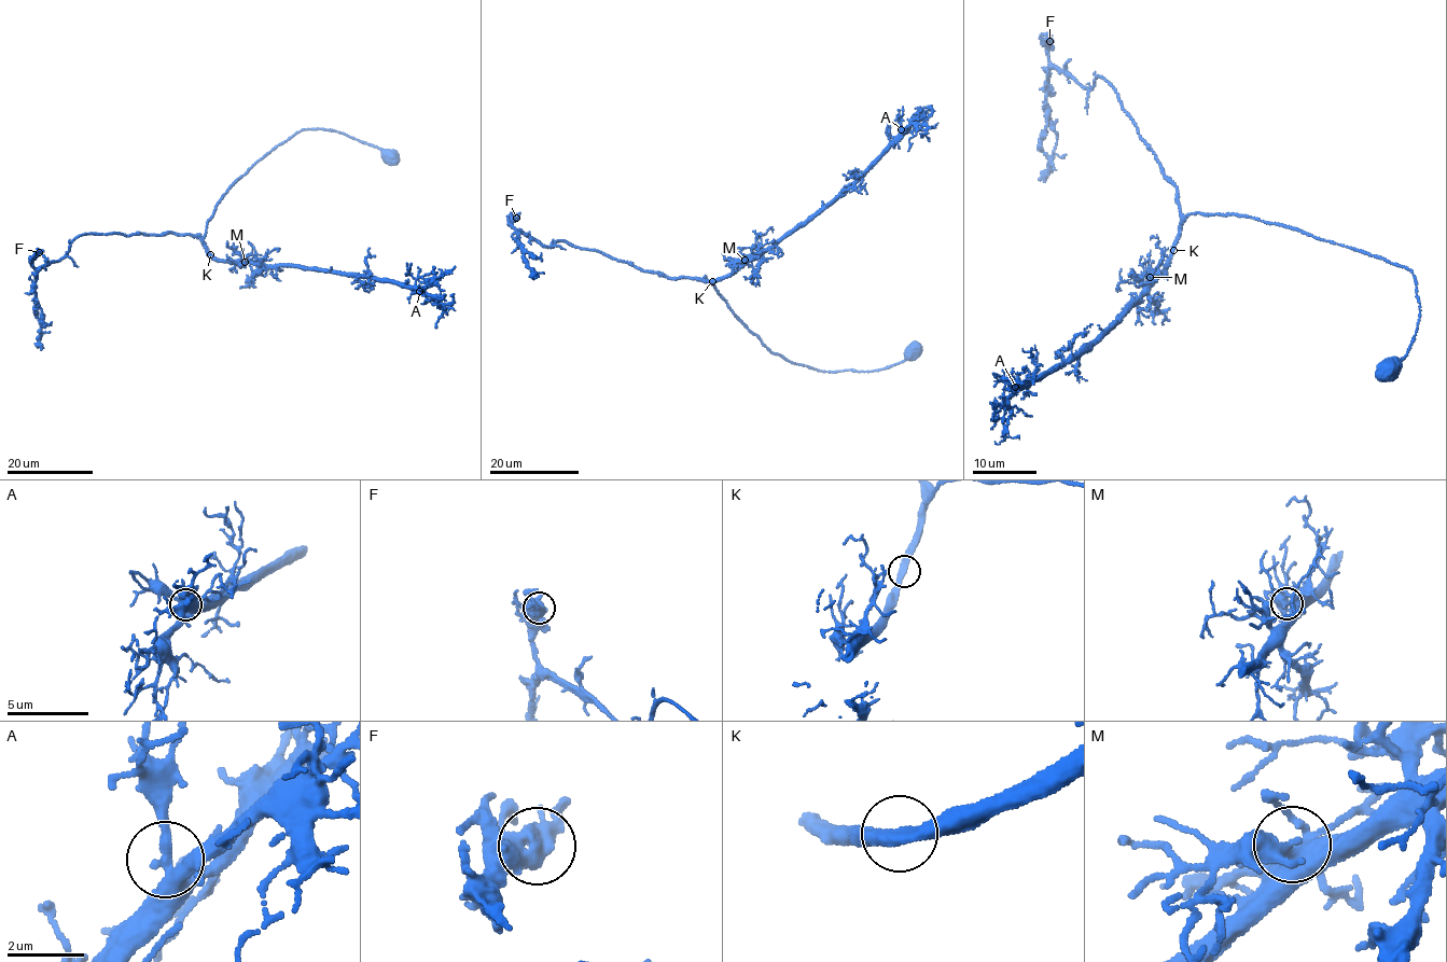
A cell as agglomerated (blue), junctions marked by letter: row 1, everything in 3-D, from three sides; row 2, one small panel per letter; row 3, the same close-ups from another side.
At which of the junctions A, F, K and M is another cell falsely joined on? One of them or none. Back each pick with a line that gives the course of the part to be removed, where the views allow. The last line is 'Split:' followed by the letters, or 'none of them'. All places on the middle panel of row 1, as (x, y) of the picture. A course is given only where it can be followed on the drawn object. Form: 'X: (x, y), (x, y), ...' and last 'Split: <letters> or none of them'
Split: none of them

